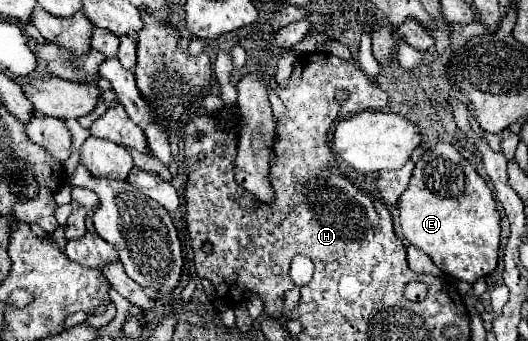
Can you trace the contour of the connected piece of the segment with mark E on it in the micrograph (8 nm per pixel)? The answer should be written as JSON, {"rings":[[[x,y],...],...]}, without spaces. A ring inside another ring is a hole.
{"rings":[[[441,142],[421,154],[397,208],[407,242],[429,254],[445,274],[473,284],[497,268],[501,240],[497,204],[485,180],[455,146]]]}

